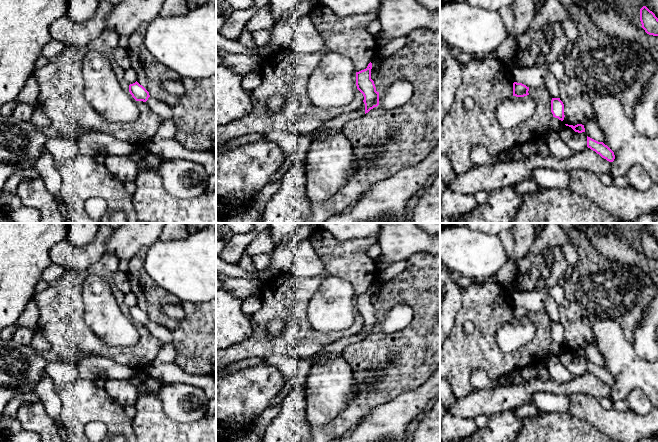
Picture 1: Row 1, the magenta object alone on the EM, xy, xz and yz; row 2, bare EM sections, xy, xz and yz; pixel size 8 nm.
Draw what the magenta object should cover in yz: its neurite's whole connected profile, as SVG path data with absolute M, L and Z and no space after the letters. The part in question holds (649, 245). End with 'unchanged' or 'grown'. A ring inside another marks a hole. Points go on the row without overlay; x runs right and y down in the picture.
M646 230L640 233L640 245L647 258L658 260L658 242Z; unchanged

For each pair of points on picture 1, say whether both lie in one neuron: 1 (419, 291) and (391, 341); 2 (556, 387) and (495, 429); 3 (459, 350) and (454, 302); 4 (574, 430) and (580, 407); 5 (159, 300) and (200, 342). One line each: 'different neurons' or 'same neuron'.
1: same neuron
2: different neurons
3: different neurons
4: different neurons
5: same neuron

